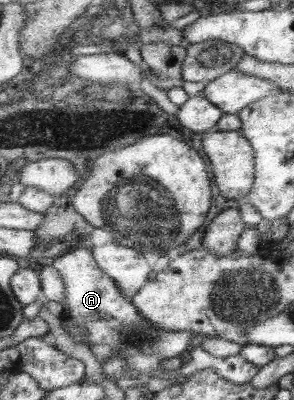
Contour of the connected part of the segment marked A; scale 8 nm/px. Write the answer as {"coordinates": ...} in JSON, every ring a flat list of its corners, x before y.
{"coordinates":[[89,244,56,258,52,265,62,274,67,285,64,313,75,324,87,329,89,337,85,339,86,345,102,363,116,354,129,363,129,373,123,377,121,384,132,383,131,372,138,371,141,377,149,378,148,373,161,369,160,363,164,359,183,359,189,354,188,346,195,333,166,331,145,319,133,302,125,298,122,288,98,265]]}

